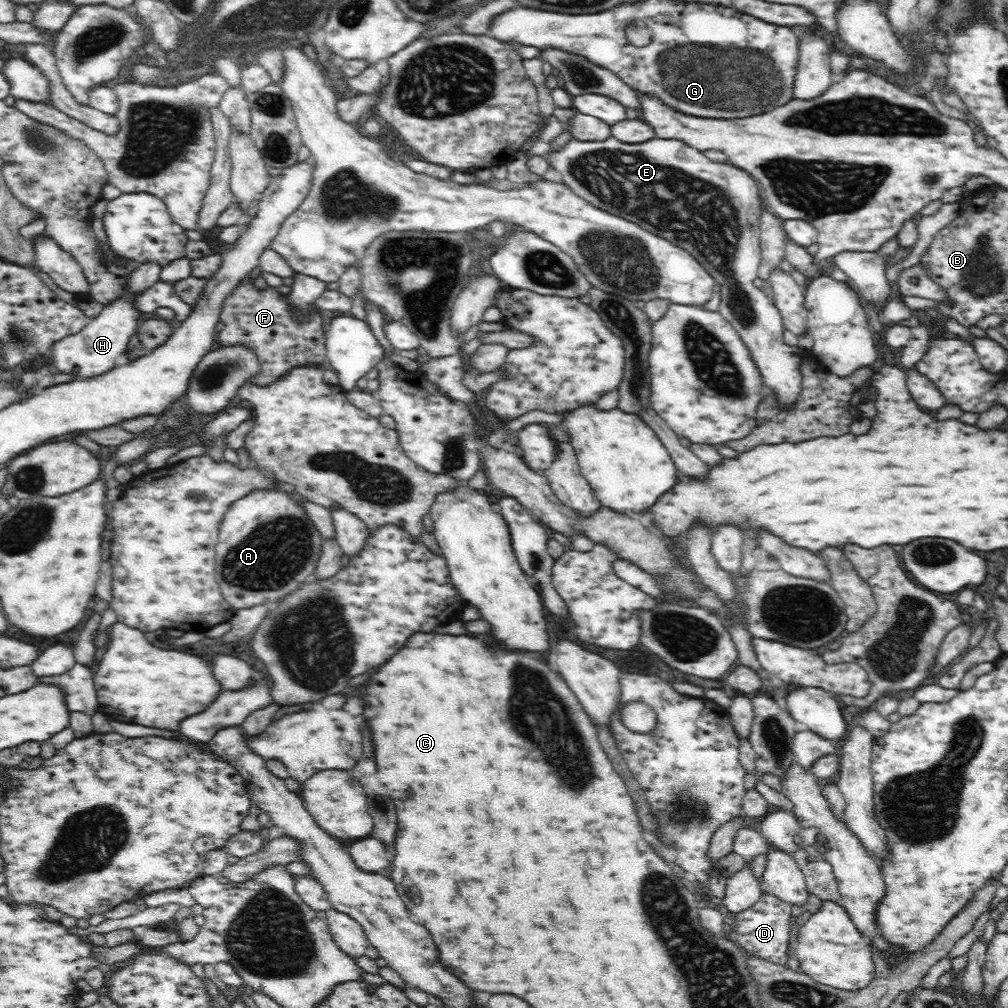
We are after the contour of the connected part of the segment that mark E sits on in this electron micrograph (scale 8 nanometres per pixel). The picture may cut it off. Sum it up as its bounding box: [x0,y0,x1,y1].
[546,137,806,412]

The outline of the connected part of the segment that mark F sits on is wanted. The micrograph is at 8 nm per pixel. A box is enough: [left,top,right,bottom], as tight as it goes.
[215,275,326,387]

